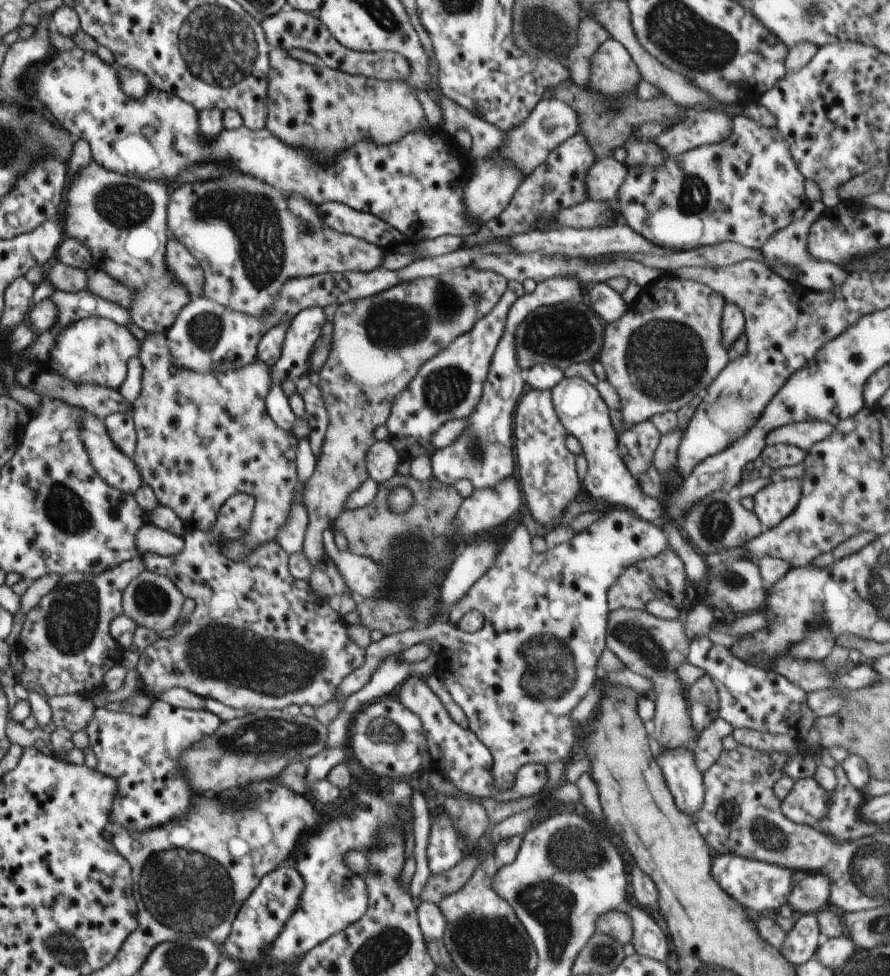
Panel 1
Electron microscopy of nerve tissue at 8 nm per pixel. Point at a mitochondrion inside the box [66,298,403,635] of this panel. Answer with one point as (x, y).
(206, 331)

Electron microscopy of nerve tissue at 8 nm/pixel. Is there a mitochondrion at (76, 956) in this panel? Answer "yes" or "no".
yes

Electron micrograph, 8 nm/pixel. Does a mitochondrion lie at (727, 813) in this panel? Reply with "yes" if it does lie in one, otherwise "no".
yes

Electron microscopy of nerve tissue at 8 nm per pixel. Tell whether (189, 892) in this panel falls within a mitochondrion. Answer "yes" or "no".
yes

